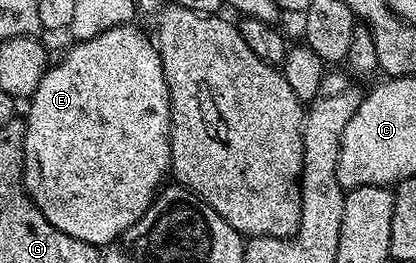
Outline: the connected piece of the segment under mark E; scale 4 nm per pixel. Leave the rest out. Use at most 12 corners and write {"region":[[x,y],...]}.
{"region":[[135,23],[27,101],[24,185],[107,246],[172,166],[160,49]]}

